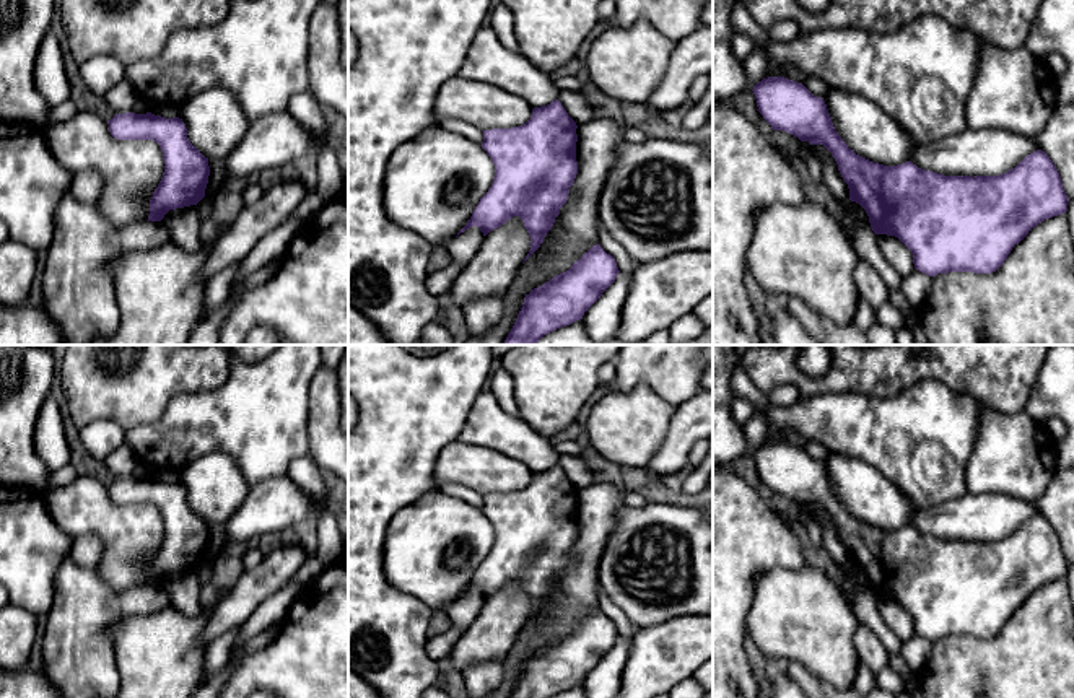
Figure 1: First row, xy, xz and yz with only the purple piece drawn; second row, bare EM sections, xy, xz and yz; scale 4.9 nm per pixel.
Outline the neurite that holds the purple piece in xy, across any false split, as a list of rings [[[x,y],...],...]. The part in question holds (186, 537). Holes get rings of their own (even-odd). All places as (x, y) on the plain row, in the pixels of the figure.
[[[125,477],[107,488],[114,503],[153,504],[163,516],[164,537],[150,565],[148,586],[161,586],[169,574],[197,569],[205,561],[208,522],[189,506],[182,483]]]

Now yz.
[[[768,441],[753,451],[758,477],[773,495],[783,495],[801,506],[823,509],[838,529],[838,535],[849,553],[849,565],[859,568],[875,599],[898,602],[913,618],[915,633],[936,641],[949,636],[996,636],[1012,612],[1019,609],[1038,587],[1067,576],[1067,560],[1059,537],[1050,521],[1037,514],[1027,519],[1015,532],[999,540],[944,540],[926,535],[906,526],[897,530],[884,530],[856,519],[833,491],[823,462],[814,460],[802,447],[784,441]]]

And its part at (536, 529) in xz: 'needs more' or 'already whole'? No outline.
already whole

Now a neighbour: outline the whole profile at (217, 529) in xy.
[[[212,522],[208,524],[210,540],[205,553],[205,560],[212,560],[218,552],[225,548],[225,524]]]

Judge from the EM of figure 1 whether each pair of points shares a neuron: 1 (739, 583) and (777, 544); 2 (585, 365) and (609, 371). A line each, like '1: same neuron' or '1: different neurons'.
1: same neuron
2: different neurons

